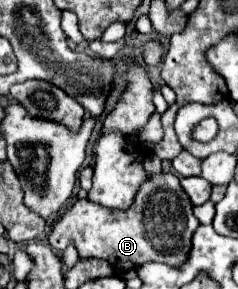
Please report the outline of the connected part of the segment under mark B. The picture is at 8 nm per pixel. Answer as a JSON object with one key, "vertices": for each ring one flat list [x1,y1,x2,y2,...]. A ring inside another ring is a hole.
{"vertices":[[156,174,144,180,136,200,128,210,104,208,92,200,76,200,76,204,56,222,50,234,50,246,64,250,70,242,76,244,78,254,84,258,96,256,114,266,114,272,126,272,146,262,164,262,178,266,186,260,190,240,198,220,192,214,192,202,182,190,174,174]]}

